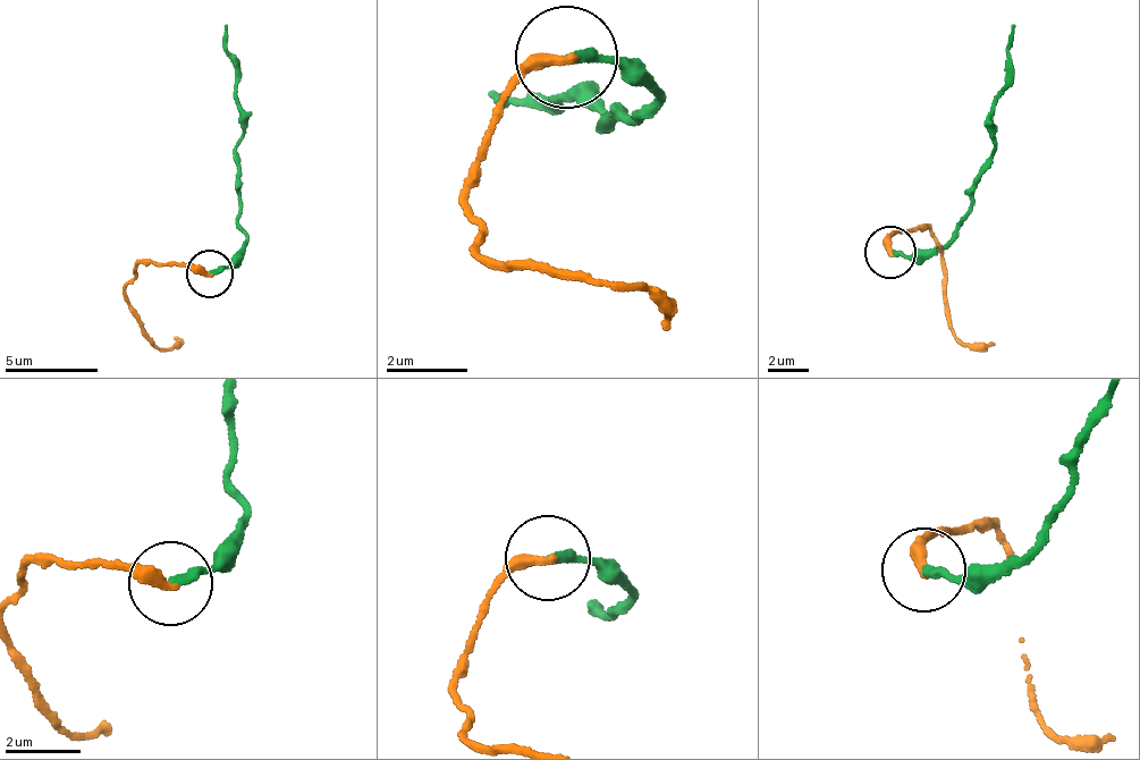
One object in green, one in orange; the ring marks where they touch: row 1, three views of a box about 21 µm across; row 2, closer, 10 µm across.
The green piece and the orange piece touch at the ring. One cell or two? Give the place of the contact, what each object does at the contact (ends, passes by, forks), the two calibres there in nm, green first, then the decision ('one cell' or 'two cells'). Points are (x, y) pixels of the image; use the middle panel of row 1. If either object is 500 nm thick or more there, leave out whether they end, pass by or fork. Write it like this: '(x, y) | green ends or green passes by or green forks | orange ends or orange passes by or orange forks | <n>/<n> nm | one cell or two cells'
(566, 57) | green ends | orange ends | 240/340 nm | two cells

